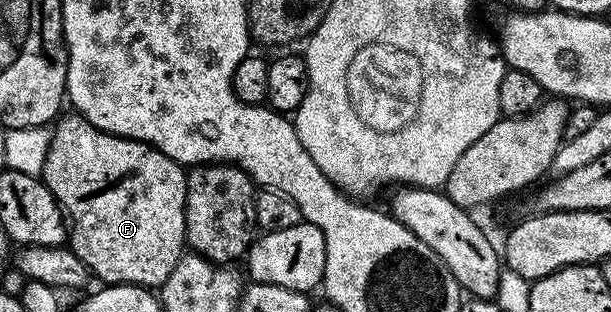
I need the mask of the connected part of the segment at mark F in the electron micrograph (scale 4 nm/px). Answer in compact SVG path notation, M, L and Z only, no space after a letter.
M72 114L56 121L49 137L49 149L45 165L41 171L41 176L45 185L53 191L53 197L62 209L67 213L71 221L71 250L89 267L90 273L94 277L101 279L102 285L106 284L140 284L142 286L160 286L167 282L171 270L181 260L186 251L185 243L185 199L187 198L187 175L186 169L180 164L176 164L171 158L167 158L159 149L152 146L142 146L136 140L127 140L123 136L112 136L110 132L99 130L91 122L87 122L80 114Z

